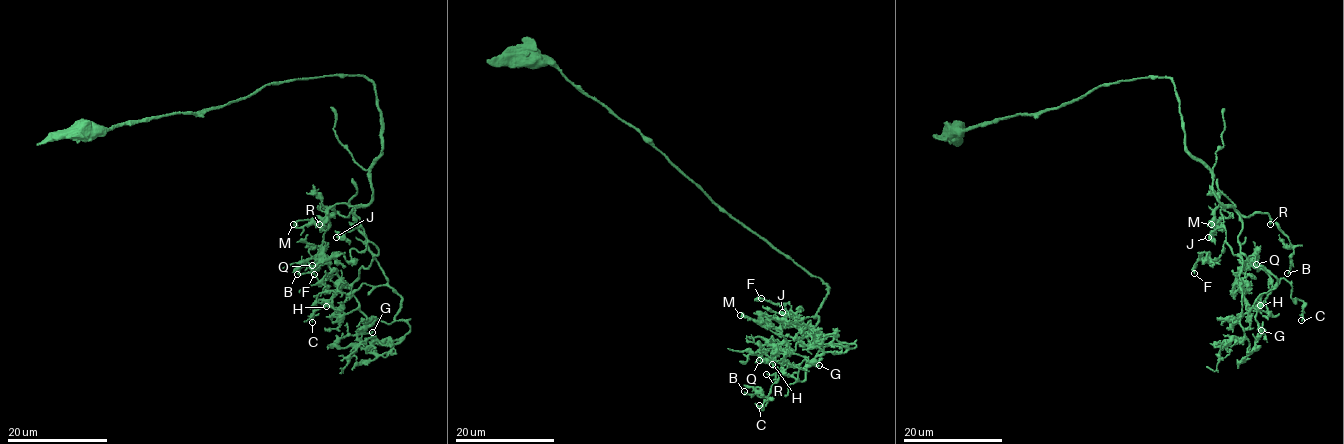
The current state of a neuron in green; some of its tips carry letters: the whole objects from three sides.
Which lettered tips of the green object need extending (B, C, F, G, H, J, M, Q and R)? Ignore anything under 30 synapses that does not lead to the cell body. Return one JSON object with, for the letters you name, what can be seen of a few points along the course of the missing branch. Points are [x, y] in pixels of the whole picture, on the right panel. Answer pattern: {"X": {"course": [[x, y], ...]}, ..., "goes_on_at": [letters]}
{"B": {"course": [[1287, 273], [1279, 292], [1286, 285], [1291, 288], [1287, 293]]}, "J": {"course": [[1208, 237], [1193, 242], [1191, 234], [1195, 228], [1201, 236]]}, "M": {"course": [[1211, 224], [1204, 221], [1203, 216], [1215, 204], [1226, 202], [1231, 193]]}, "R": {"course": [[1270, 224], [1269, 228], [1260, 228], [1260, 237]]}, "goes_on_at": ["B", "J", "M", "R"]}

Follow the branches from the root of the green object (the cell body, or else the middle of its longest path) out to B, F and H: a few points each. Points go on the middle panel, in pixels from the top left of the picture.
B: (532, 56), (547, 57), (733, 217), (827, 287), (819, 322), (785, 358), (767, 396), (744, 391)
F: (532, 56), (816, 276), (827, 294), (800, 342), (820, 343), (817, 329), (761, 298)
H: (532, 56), (547, 57), (827, 287), (819, 322), (800, 340), (819, 347), (806, 376), (799, 381), (772, 364)

